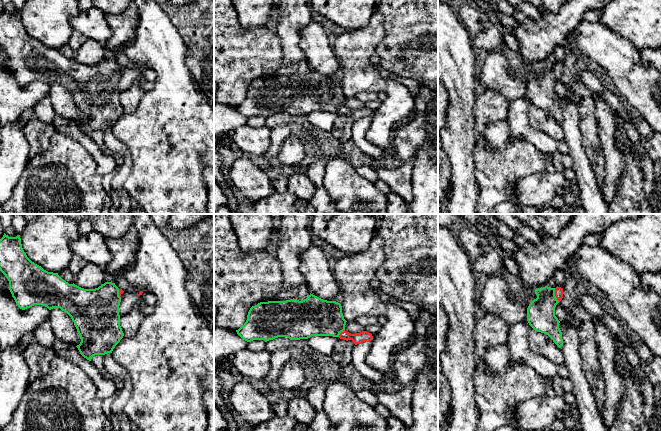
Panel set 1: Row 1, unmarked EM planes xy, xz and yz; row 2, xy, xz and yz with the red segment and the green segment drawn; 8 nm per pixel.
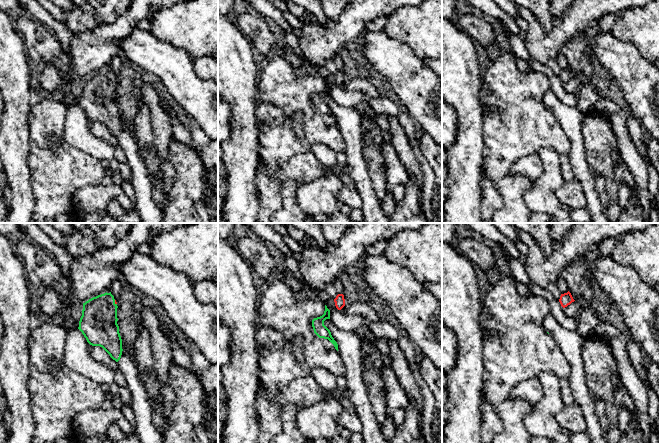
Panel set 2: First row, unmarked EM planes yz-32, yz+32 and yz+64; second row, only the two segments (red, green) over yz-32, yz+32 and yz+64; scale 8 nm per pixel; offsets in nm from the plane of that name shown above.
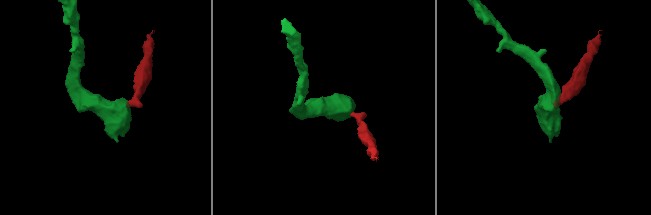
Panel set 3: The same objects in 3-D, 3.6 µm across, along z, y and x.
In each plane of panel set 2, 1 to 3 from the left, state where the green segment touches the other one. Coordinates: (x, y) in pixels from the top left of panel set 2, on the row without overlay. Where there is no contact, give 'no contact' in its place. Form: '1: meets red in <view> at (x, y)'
1: meets red in yz-32 at (115, 78)
2: no contact
3: no contact

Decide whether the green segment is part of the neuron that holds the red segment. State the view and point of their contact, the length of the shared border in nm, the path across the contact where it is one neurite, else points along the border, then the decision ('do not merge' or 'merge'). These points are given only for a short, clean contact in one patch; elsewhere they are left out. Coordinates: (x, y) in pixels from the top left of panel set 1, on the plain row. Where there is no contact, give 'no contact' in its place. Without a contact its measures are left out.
yz (555, 71) | 120 nm | across yz (558, 66), (555, 71), (541, 86), (541, 93) | merge

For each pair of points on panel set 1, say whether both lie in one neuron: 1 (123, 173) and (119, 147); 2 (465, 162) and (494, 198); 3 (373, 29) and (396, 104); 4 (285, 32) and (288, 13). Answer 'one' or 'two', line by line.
1: one
2: two
3: one
4: one

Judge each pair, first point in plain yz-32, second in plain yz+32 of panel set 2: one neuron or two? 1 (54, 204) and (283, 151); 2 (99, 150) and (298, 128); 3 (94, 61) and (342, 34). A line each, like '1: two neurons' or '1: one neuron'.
1: two neurons
2: one neuron
3: one neuron

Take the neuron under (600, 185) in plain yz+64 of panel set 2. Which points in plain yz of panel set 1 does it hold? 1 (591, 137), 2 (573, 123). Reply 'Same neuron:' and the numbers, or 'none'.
Same neuron: 1

